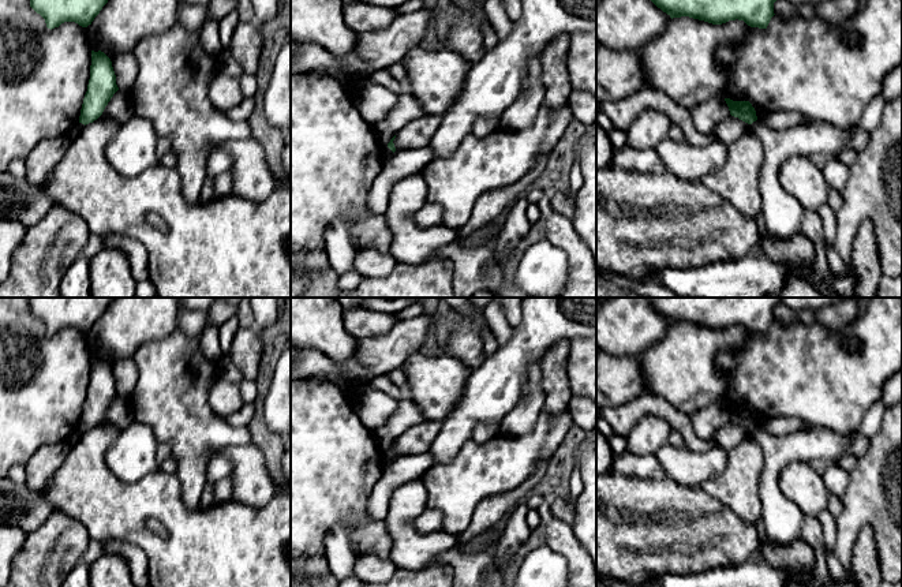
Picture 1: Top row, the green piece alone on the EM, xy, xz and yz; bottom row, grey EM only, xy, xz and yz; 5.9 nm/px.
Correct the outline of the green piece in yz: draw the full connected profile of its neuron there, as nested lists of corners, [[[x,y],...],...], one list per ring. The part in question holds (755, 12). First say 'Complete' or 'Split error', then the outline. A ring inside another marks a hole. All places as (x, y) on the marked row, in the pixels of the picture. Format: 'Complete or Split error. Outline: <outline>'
Complete. Outline: [[[651,0],[671,19],[689,16],[712,25],[744,20],[751,27],[767,29],[776,0]]]

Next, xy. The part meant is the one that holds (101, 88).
Complete. Outline: [[[91,51],[90,79],[83,98],[79,123],[97,120],[119,90],[111,59],[101,51]]]

